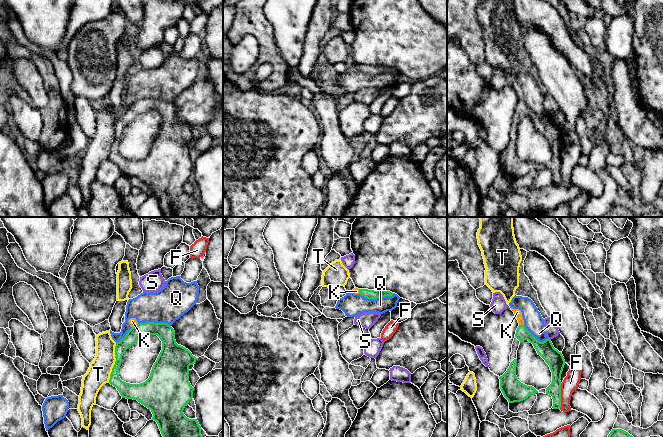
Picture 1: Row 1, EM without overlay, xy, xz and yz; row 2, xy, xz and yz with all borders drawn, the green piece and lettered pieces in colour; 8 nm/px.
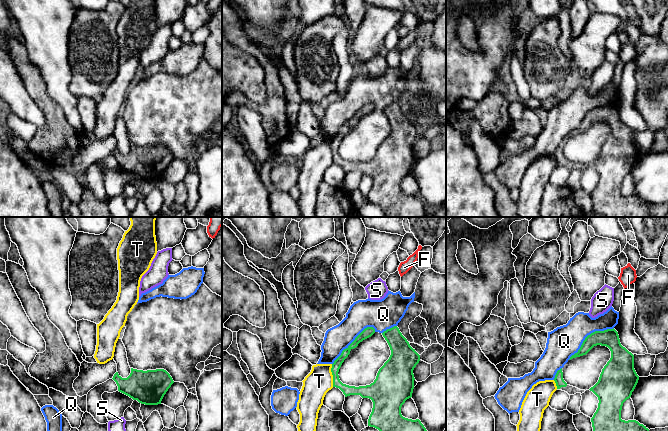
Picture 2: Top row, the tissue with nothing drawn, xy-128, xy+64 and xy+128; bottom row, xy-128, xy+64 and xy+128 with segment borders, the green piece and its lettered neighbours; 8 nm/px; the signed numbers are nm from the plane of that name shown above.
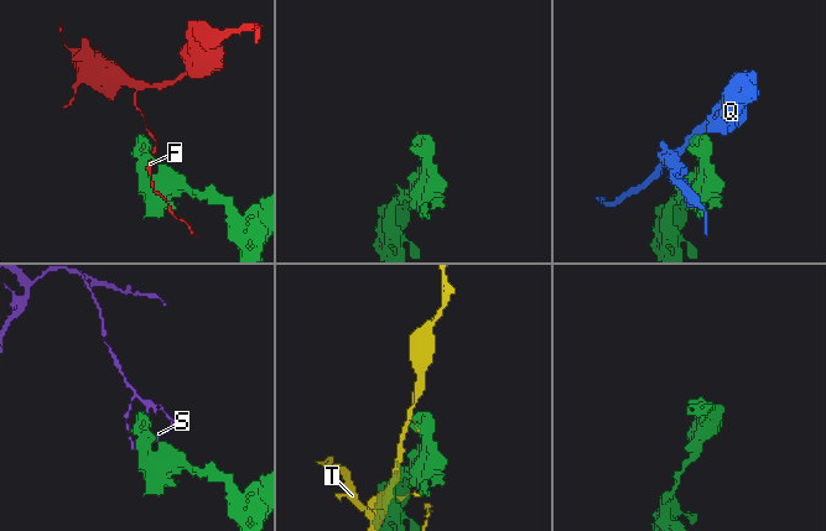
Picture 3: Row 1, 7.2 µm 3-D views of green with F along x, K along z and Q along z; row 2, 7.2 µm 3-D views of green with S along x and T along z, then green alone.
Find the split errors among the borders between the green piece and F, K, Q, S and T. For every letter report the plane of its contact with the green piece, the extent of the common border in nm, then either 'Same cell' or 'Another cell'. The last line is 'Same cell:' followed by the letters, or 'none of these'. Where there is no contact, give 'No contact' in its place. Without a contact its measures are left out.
F: Touches green in yz. Shared border 200 nm. Another cell
K: Touches green in xy. Shared border 60 nm. Another cell
Q: Touches green in xz. Shared border 280 nm. Another cell
S: Touches green in yz. Shared border 40 nm. Another cell
T: Touches green in xy. Shared border 320 nm. Another cell
Same cell: none of these

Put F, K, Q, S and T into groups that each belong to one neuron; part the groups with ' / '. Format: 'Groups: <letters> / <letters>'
Groups: F / K Q / S / T

